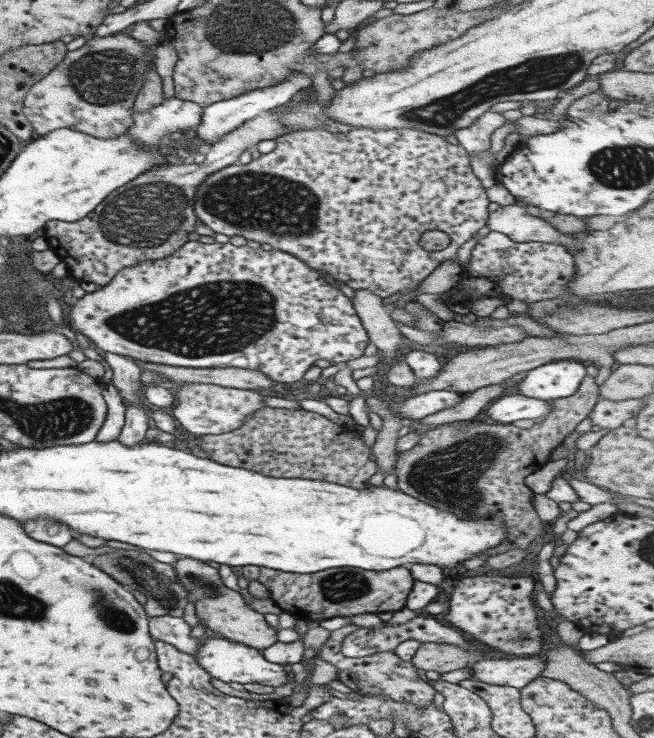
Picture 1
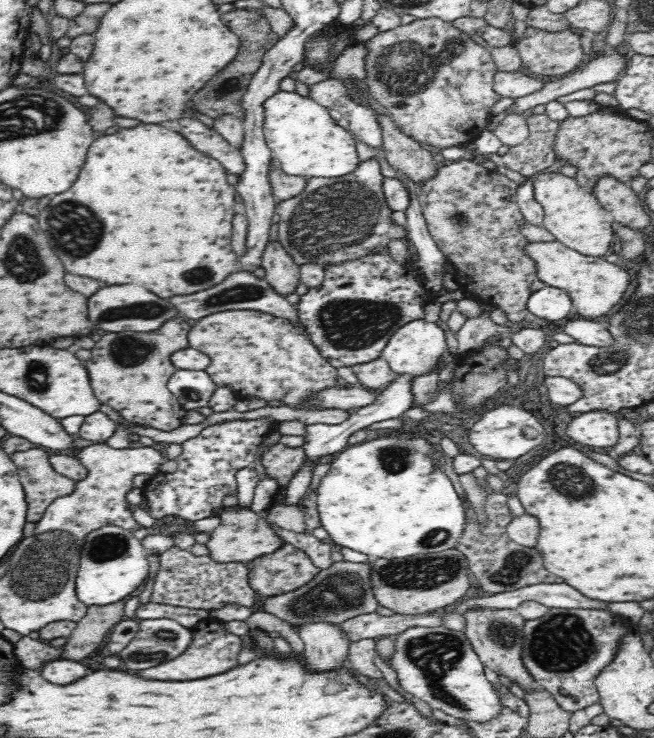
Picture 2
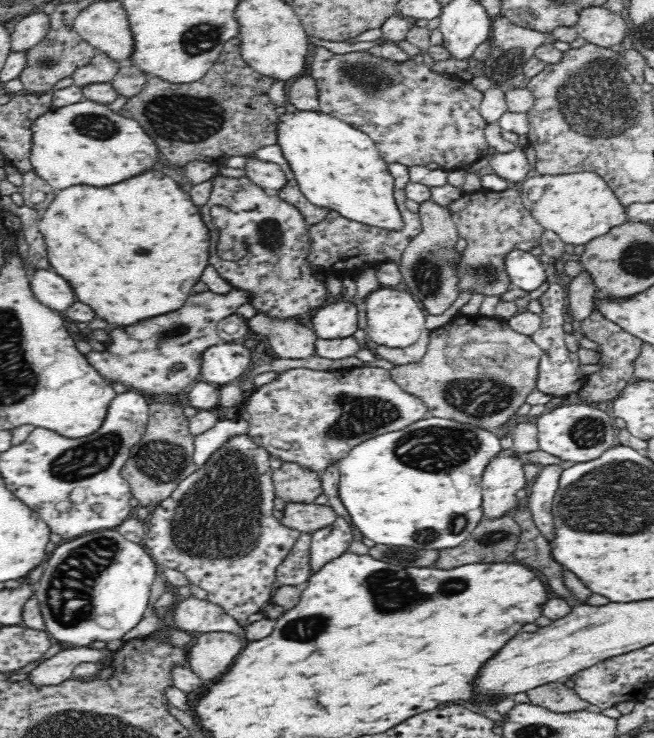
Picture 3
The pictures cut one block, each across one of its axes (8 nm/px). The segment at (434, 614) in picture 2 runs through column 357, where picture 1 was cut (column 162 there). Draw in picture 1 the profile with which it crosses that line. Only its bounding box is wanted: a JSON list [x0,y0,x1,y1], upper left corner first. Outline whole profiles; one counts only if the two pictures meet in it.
[148,616,204,655]

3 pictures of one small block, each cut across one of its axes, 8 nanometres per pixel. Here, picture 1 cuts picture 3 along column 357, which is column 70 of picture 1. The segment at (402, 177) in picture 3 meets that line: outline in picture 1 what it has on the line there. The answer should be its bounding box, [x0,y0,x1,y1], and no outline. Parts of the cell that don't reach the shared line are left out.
[44,107,287,287]

